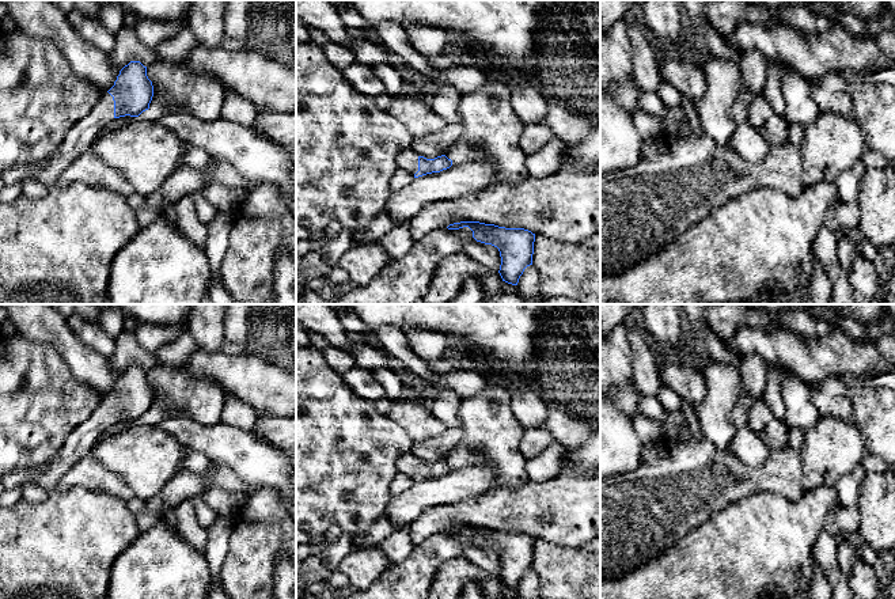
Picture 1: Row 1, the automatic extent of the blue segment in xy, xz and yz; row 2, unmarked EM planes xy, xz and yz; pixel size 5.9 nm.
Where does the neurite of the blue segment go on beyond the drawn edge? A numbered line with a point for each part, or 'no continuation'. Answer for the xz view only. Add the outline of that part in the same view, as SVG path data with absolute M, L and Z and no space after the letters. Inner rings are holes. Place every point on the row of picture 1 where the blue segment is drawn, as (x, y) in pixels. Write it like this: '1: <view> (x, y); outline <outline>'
1: xz (408, 159); outline M412 148L402 151L397 158L398 168L414 175L418 171L418 156Z

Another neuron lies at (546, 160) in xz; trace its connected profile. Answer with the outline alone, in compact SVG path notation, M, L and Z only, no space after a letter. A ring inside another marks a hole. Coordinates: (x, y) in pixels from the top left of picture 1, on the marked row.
M554 137L545 148L527 156L526 166L528 175L542 178L555 171L562 163L562 155L568 145L568 143Z

